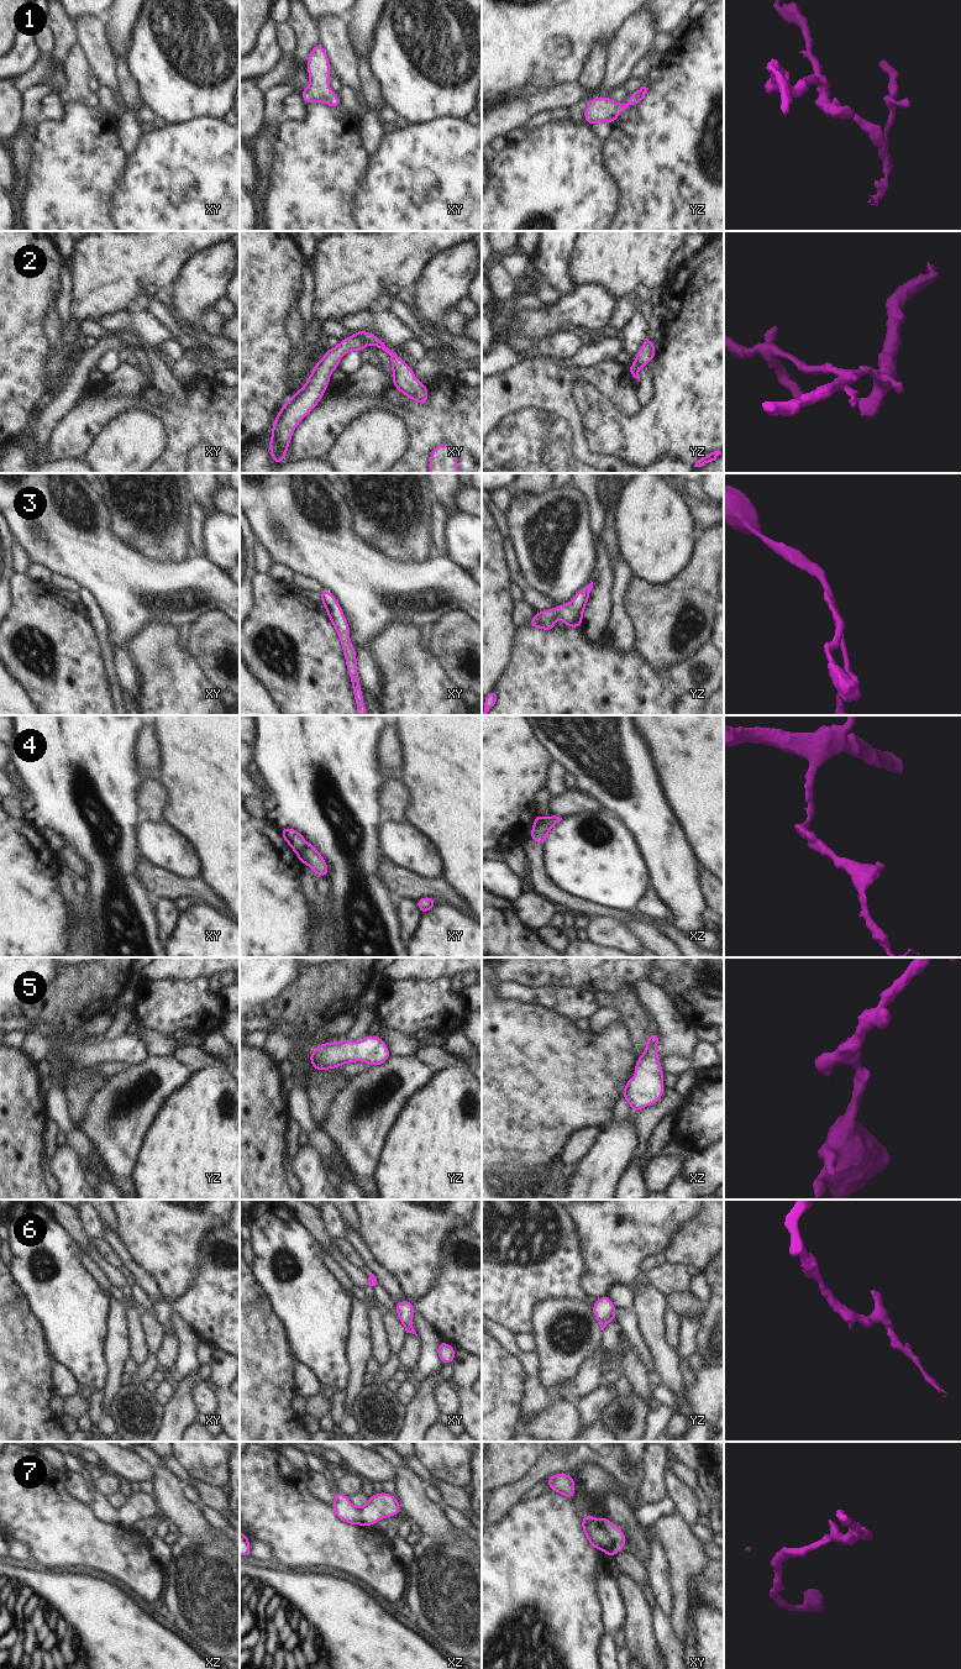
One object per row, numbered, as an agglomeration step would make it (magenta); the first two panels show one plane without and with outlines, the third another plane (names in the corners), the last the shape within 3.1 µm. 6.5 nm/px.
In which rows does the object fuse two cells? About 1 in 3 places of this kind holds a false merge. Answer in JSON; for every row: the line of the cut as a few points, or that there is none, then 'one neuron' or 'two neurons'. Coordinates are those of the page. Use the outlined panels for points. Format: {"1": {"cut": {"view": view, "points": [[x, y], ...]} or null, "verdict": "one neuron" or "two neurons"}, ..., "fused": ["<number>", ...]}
{"1": {"cut": null, "verdict": "one neuron"}, "2": {"cut": null, "verdict": "one neuron"}, "3": {"cut": null, "verdict": "one neuron"}, "4": {"cut": {"view": "xz", "points": [[549, 818], [534, 827]]}, "verdict": "two neurons"}, "5": {"cut": null, "verdict": "one neuron"}, "6": {"cut": null, "verdict": "one neuron"}, "7": {"cut": null, "verdict": "one neuron"}, "fused": ["4"]}

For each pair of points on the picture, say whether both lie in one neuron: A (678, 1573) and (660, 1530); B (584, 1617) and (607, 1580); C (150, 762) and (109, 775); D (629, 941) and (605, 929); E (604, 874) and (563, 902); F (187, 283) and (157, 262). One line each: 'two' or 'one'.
A: one
B: two
C: two
D: one
E: two
F: two

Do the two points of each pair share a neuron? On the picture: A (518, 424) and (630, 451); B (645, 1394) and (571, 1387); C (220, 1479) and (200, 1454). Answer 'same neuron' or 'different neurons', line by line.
A: different neurons
B: same neuron
C: same neuron

